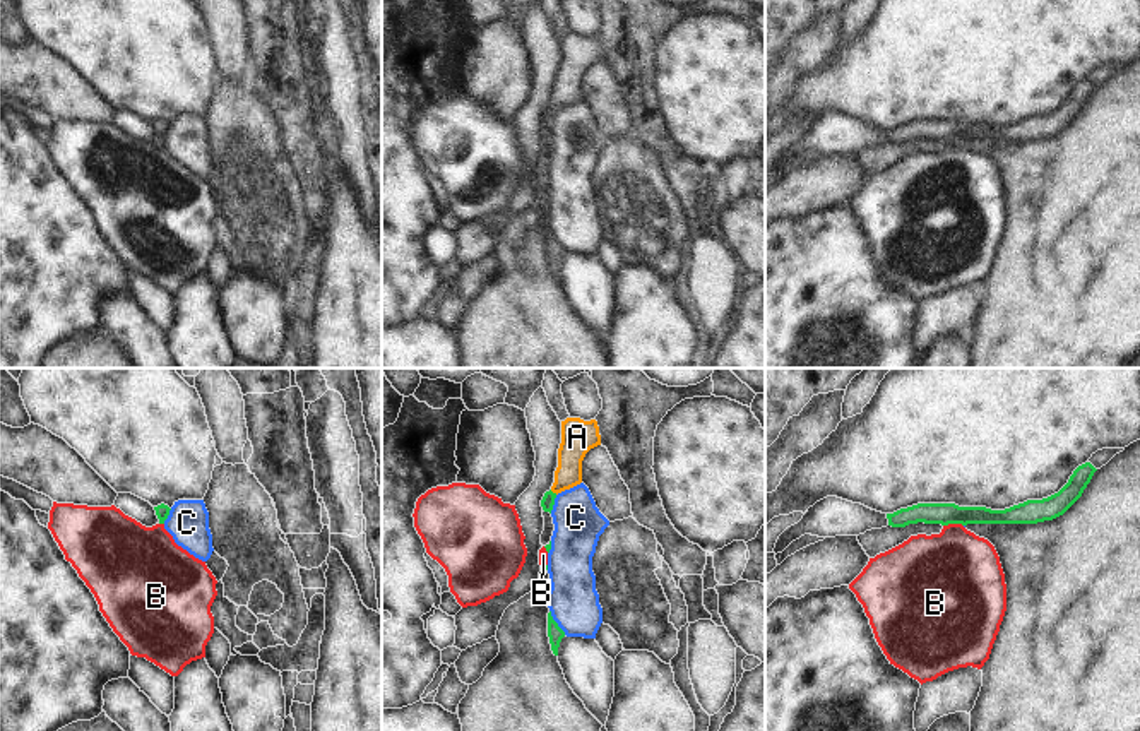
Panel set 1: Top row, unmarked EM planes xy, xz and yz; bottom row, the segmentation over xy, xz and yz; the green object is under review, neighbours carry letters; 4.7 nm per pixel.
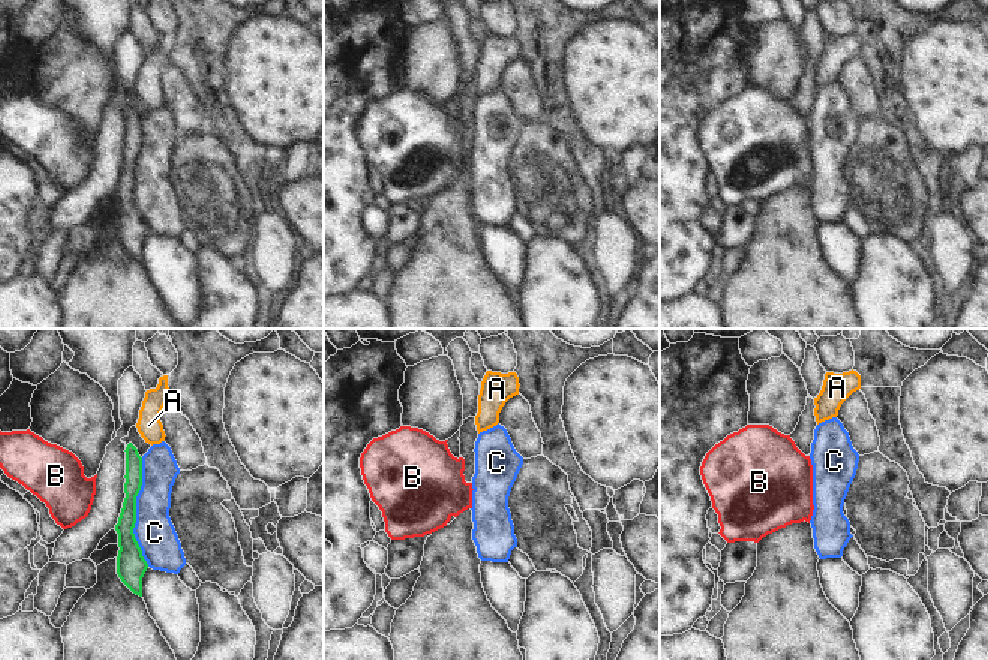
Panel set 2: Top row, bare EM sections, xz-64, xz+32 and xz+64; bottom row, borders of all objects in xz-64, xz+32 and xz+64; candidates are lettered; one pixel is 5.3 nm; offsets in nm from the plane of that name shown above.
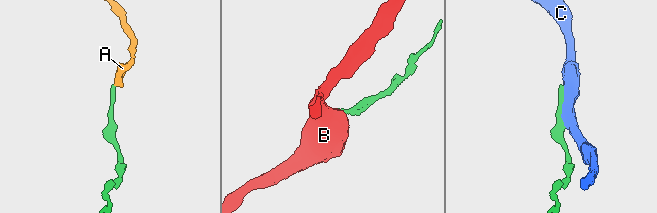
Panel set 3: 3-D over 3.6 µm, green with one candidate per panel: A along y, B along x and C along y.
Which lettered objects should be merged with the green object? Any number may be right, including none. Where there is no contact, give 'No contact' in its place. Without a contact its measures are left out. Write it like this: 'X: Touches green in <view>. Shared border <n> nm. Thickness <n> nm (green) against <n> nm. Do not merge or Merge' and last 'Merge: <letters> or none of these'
A: Touches green in xz. Shared border 40 nm. Thickness 60 nm (green) against 130 nm. Merge
B: Touches green in yz. Shared border 100 nm. Thickness 100 nm (green) against 420 nm. Do not merge
C: Touches green in xz. Shared border 140 nm. Thickness 70 nm (green) against 240 nm. Do not merge
Merge: A

